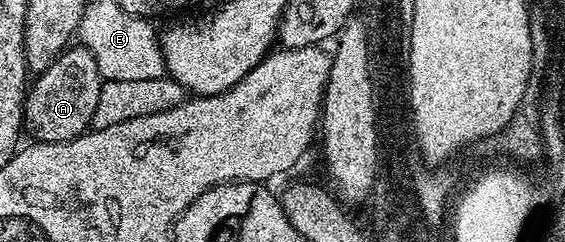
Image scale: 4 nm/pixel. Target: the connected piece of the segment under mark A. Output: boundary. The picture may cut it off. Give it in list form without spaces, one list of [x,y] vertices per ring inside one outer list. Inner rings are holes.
[[[70,45],[52,61],[29,84],[24,104],[24,127],[27,132],[34,134],[33,138],[40,143],[63,143],[87,134],[91,130],[92,113],[96,113],[96,105],[100,101],[100,89],[104,80],[100,69],[96,69],[96,57],[88,53],[81,45]]]

